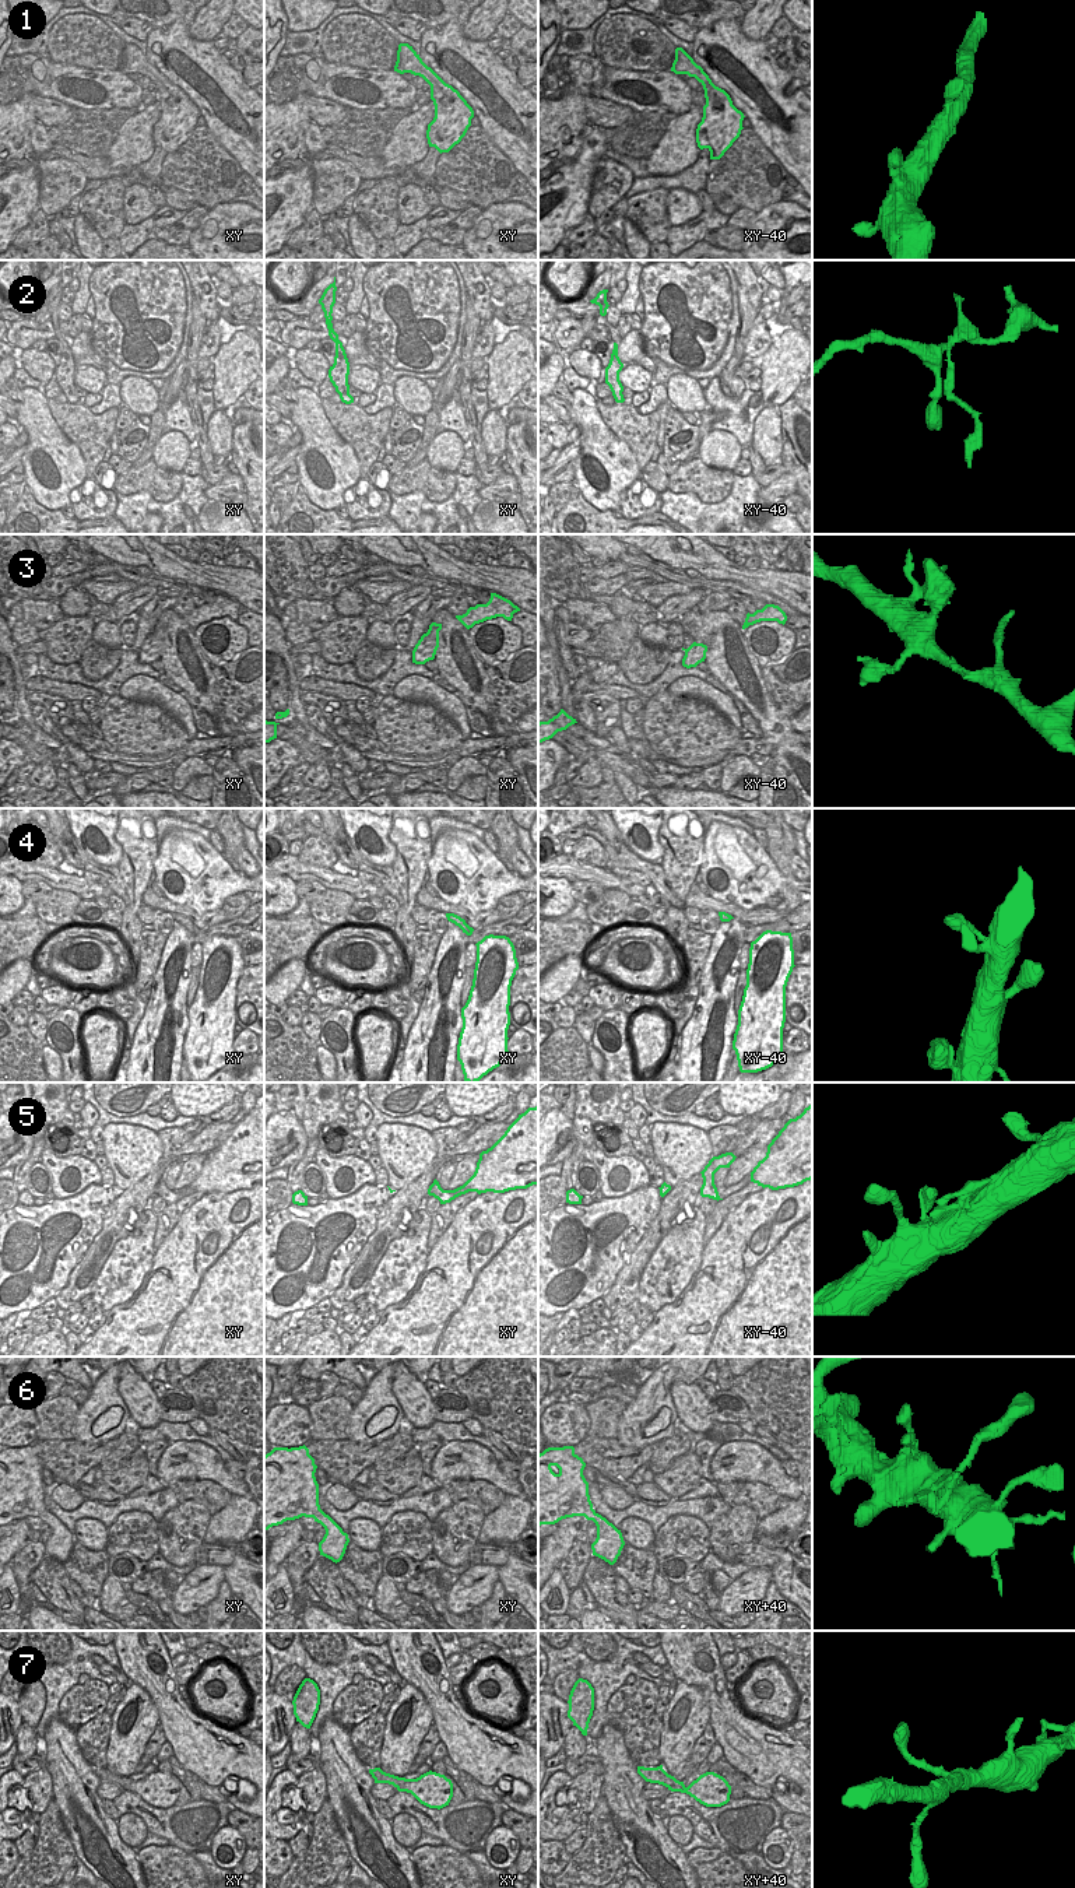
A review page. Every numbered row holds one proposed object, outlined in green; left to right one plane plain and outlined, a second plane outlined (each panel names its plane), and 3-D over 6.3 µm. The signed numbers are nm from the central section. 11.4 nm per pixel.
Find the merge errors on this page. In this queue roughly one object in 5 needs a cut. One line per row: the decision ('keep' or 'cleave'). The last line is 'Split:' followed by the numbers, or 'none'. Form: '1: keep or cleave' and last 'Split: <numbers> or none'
1: keep
2: cleave
3: keep
4: keep
5: keep
6: keep
7: keep
Split: 2

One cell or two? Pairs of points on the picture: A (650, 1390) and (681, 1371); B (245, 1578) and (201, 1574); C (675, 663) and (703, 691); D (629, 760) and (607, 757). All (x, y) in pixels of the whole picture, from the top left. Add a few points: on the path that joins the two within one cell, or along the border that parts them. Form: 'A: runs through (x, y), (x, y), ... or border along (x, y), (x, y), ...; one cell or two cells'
A: runs through (657, 1383), (668, 1372), (674, 1371); one cell
B: border along (222, 1567), (225, 1579); two cells
C: border along (705, 680), (681, 676), (666, 690); two cells
D: runs through (624, 760), (612, 760); one cell

